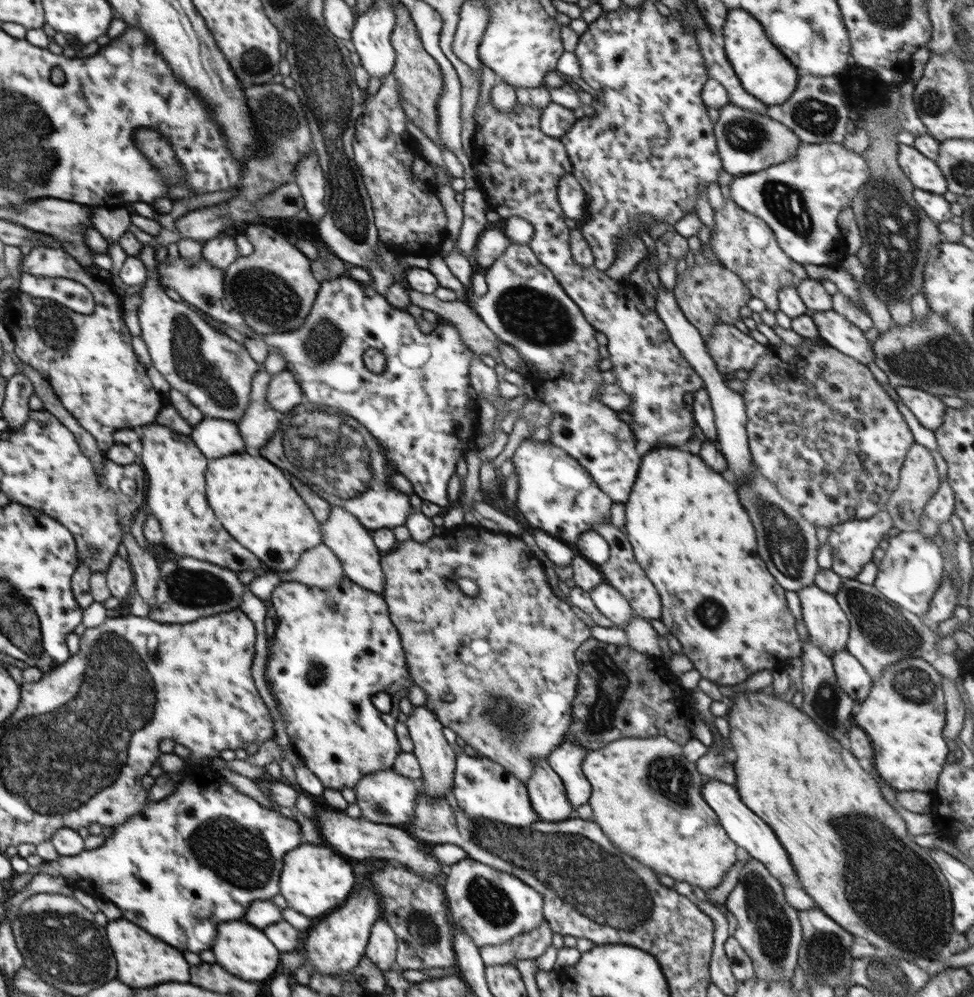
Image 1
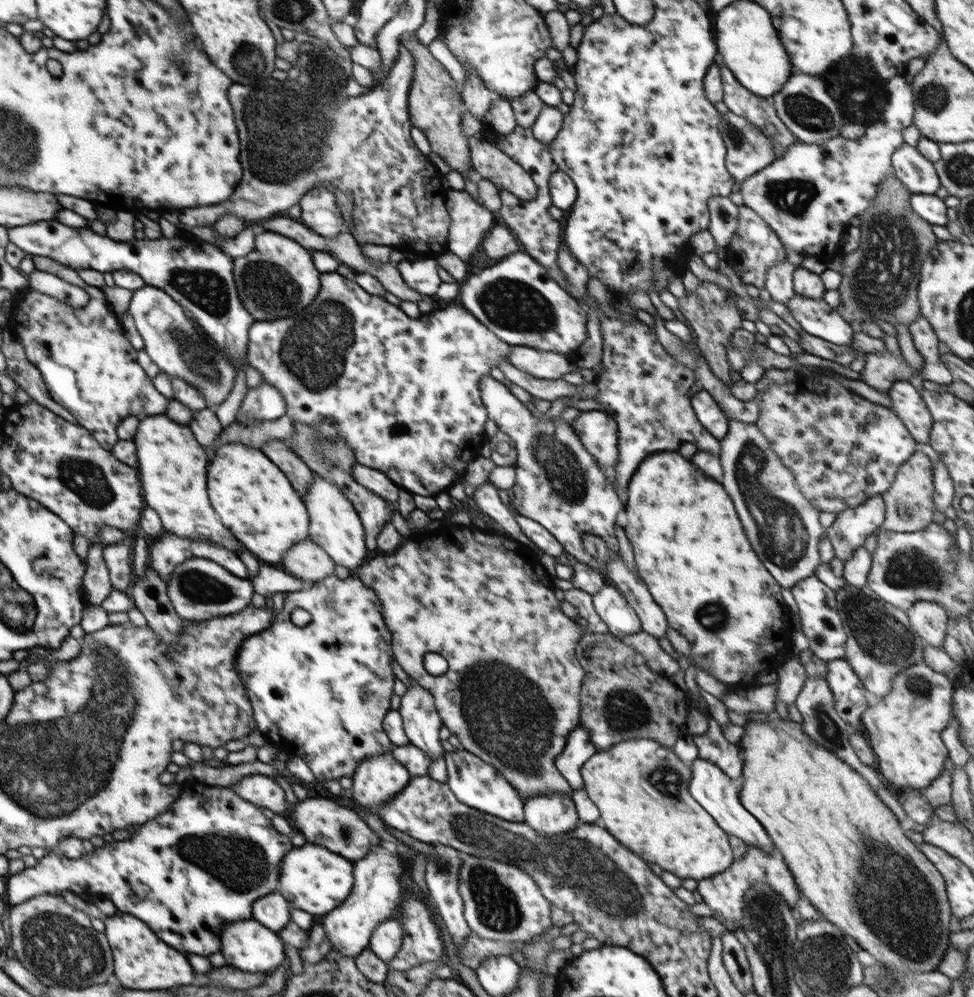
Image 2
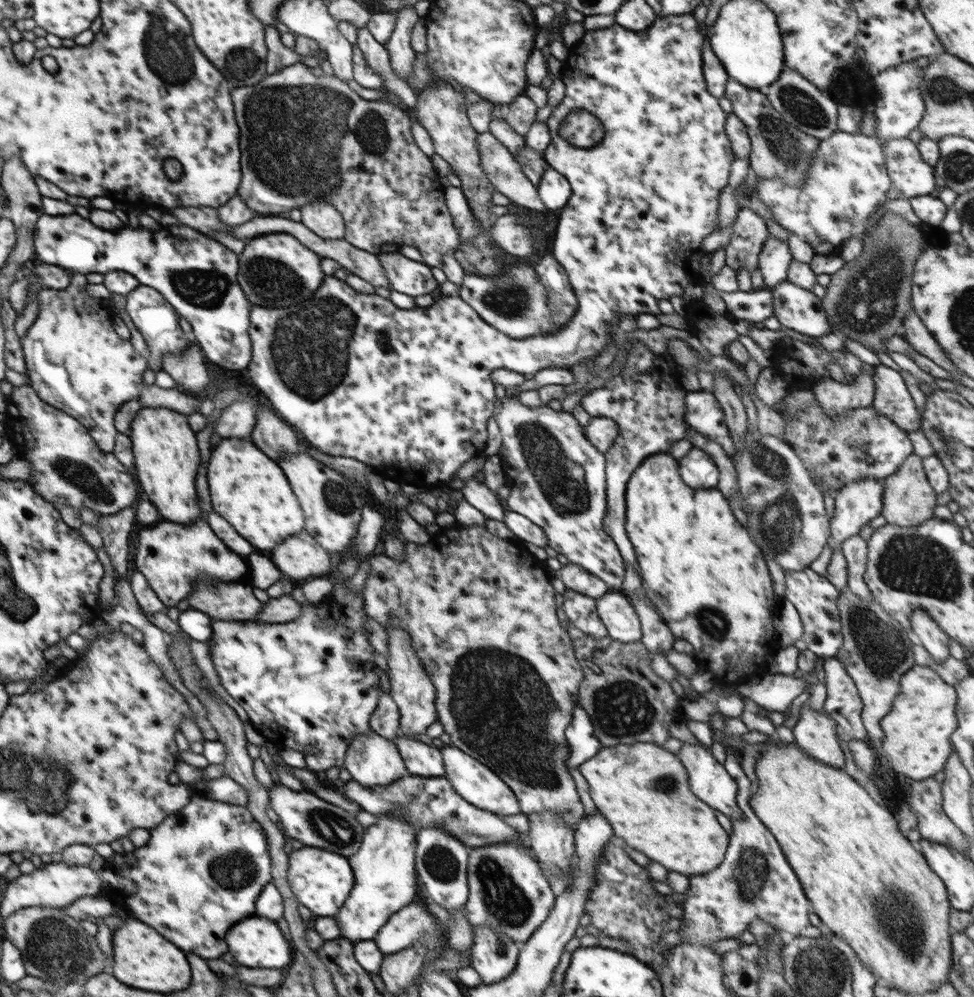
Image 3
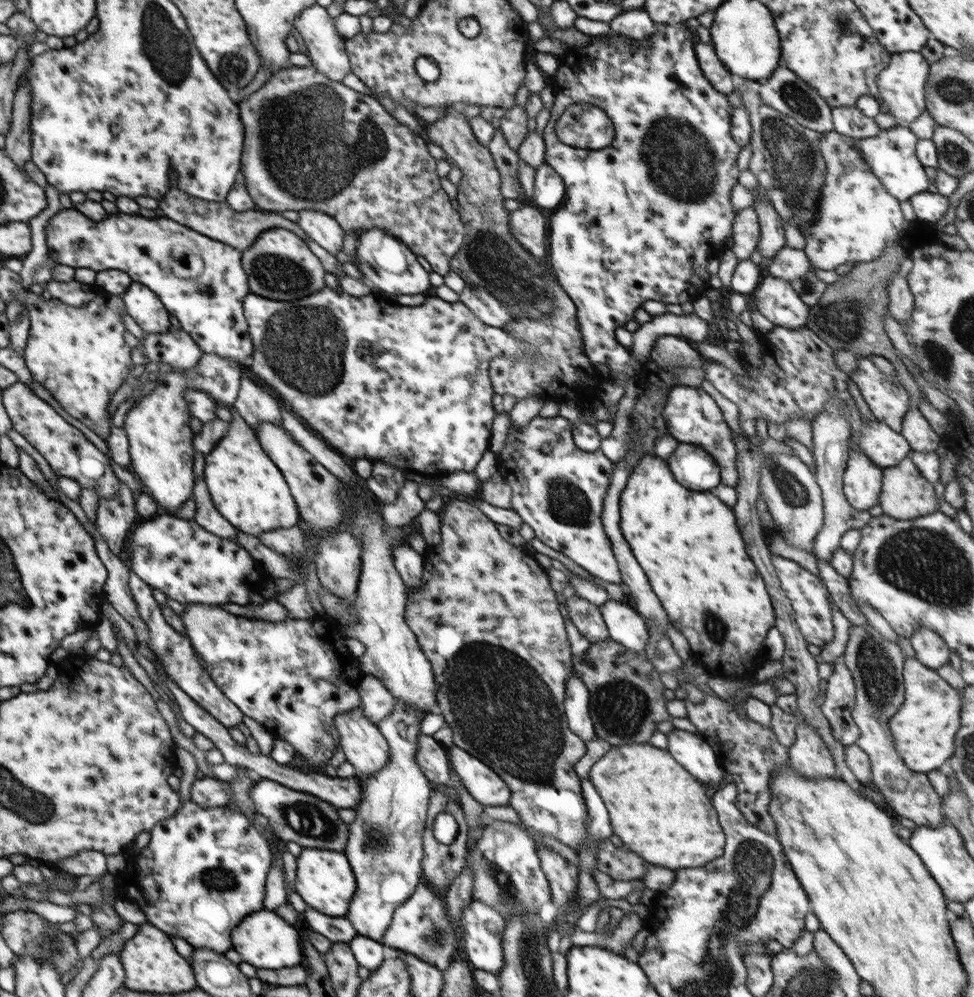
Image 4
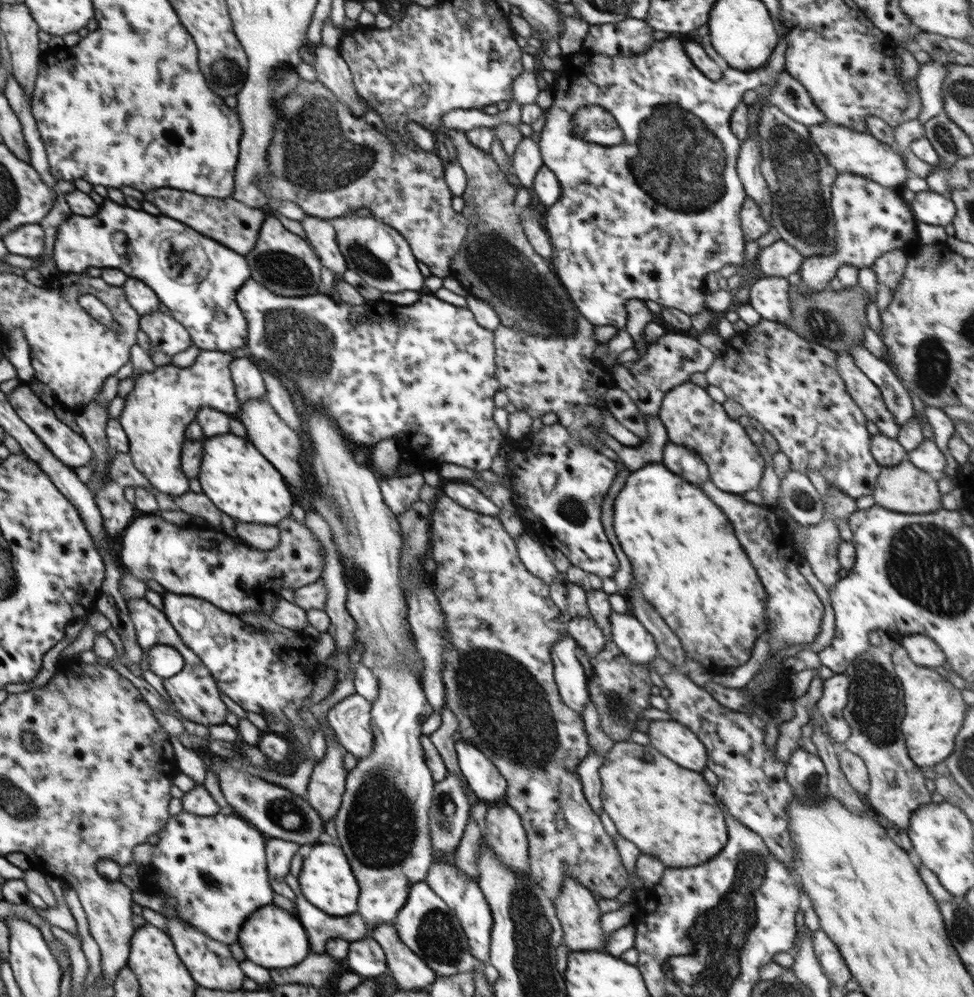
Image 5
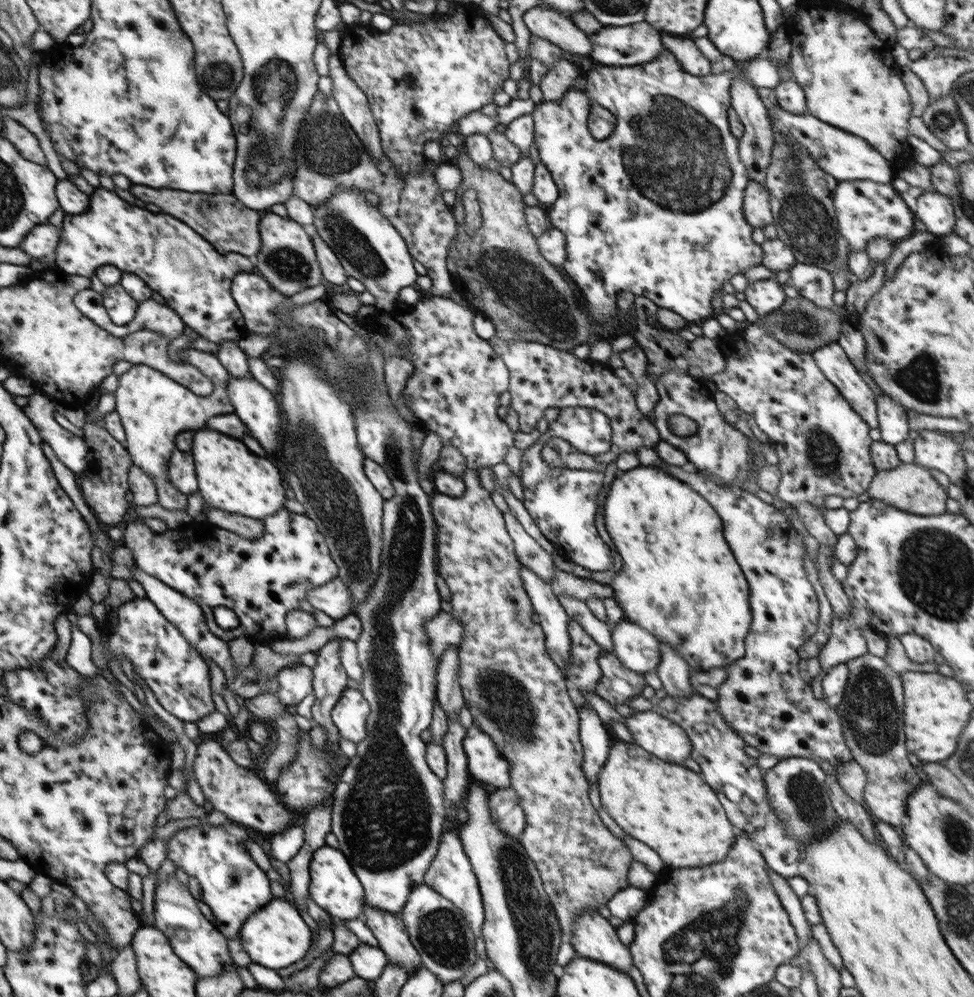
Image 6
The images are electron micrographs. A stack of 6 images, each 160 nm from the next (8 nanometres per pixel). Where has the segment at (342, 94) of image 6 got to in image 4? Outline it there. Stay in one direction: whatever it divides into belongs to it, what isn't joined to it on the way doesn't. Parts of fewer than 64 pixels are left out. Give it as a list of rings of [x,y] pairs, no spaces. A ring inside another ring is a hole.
[[[317,3],[310,8],[304,8],[302,14],[294,19],[294,26],[302,36],[308,49],[308,58],[318,72],[326,73],[333,81],[341,81],[351,72],[351,64],[345,49],[345,39],[336,30],[334,19],[327,14],[327,8]]]

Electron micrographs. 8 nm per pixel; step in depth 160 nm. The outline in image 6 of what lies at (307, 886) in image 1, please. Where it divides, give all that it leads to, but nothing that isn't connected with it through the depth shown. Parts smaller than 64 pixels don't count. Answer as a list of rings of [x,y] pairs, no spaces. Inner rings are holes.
[[[322,846],[314,852],[314,858],[310,862],[310,898],[320,908],[326,908],[330,917],[342,920],[358,918],[360,909],[365,905],[365,891],[354,870],[350,868],[350,862],[346,856],[342,856],[340,850]]]

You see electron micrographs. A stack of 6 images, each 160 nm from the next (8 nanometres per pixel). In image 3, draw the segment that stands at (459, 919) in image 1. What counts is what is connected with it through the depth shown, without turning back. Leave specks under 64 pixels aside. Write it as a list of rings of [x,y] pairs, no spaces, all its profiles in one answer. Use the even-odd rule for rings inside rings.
[[[512,843],[490,844],[470,851],[465,915],[474,926],[487,926],[514,942],[526,942],[553,910],[556,896],[537,861]]]

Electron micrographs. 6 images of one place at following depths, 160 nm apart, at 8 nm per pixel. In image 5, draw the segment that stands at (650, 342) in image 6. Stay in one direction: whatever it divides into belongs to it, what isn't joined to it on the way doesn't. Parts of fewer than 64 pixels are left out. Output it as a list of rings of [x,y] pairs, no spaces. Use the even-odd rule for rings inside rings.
[[[669,330],[656,343],[647,346],[646,354],[638,362],[634,362],[634,367],[630,370],[626,370],[620,364],[611,368],[611,372],[617,386],[629,394],[632,402],[640,409],[640,413],[645,417],[658,416],[664,395],[674,386],[689,381],[692,374],[706,373],[715,358],[708,348],[701,346],[698,340],[692,339],[688,333]]]

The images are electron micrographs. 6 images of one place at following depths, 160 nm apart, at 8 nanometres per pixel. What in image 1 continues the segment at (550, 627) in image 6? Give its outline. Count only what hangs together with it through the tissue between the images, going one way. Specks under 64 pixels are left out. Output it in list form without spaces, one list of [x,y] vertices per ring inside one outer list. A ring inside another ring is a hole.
[[[563,742],[547,756],[548,764],[559,774],[565,786],[567,799],[574,811],[586,804],[592,787],[581,769],[582,759],[588,749],[577,742]]]

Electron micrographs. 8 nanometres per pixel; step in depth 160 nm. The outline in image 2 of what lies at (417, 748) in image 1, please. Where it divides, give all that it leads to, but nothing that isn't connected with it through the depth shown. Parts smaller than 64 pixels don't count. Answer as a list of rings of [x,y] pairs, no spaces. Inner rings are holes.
[[[411,679],[410,687],[407,687],[406,693],[401,697],[401,705],[398,712],[403,720],[403,729],[409,742],[423,750],[432,761],[445,756],[445,750],[440,743],[439,735],[443,722],[435,707],[434,697],[425,688],[422,688],[415,680]]]

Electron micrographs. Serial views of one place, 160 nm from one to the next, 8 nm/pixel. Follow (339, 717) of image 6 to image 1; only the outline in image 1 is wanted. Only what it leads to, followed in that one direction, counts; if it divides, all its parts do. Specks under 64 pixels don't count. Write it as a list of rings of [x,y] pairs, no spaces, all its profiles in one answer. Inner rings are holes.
[[[388,768],[380,772],[373,772],[363,776],[354,788],[357,804],[361,808],[362,817],[375,824],[401,826],[410,825],[416,816],[418,783],[410,778],[398,774],[396,770]]]

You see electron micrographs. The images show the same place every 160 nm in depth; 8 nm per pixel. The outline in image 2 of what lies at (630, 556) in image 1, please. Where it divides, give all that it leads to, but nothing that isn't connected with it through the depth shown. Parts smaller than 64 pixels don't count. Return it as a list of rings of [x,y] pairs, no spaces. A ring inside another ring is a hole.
[[[619,552],[607,566],[606,579],[622,593],[635,610],[644,632],[658,640],[666,637],[665,632],[669,625],[662,607],[654,600],[640,575],[623,561]]]

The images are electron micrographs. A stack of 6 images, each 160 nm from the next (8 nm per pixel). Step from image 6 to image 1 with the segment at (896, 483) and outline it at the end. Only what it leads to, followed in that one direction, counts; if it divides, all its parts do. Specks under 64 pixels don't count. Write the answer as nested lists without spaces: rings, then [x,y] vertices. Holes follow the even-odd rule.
[[[914,443],[907,452],[902,463],[898,485],[885,504],[885,510],[890,513],[893,526],[904,532],[918,531],[922,526],[924,509],[928,501],[939,488],[939,475],[933,454],[919,443]]]

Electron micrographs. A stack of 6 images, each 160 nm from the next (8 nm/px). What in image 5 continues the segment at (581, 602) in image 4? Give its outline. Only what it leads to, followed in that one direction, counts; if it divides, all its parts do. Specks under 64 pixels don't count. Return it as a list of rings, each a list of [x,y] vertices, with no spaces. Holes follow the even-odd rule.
[[[591,614],[588,618],[574,617],[567,622],[567,634],[577,642],[578,647],[585,650],[589,658],[600,652],[606,643],[603,630],[596,626]]]

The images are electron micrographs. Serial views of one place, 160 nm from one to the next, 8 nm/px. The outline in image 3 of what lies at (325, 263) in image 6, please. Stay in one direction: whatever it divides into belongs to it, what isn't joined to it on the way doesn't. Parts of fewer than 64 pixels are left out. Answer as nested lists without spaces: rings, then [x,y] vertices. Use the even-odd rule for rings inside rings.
[[[320,199],[301,209],[301,220],[314,234],[325,239],[341,239],[345,235],[345,220],[328,202]]]

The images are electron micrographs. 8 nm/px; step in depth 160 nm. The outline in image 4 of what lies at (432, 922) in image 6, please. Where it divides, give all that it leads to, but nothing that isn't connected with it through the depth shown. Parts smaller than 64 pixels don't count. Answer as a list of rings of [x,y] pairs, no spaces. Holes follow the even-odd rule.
[[[422,882],[406,903],[394,911],[392,922],[380,941],[386,948],[407,952],[443,972],[458,958],[459,947],[459,937],[447,915],[447,909],[444,897]]]

